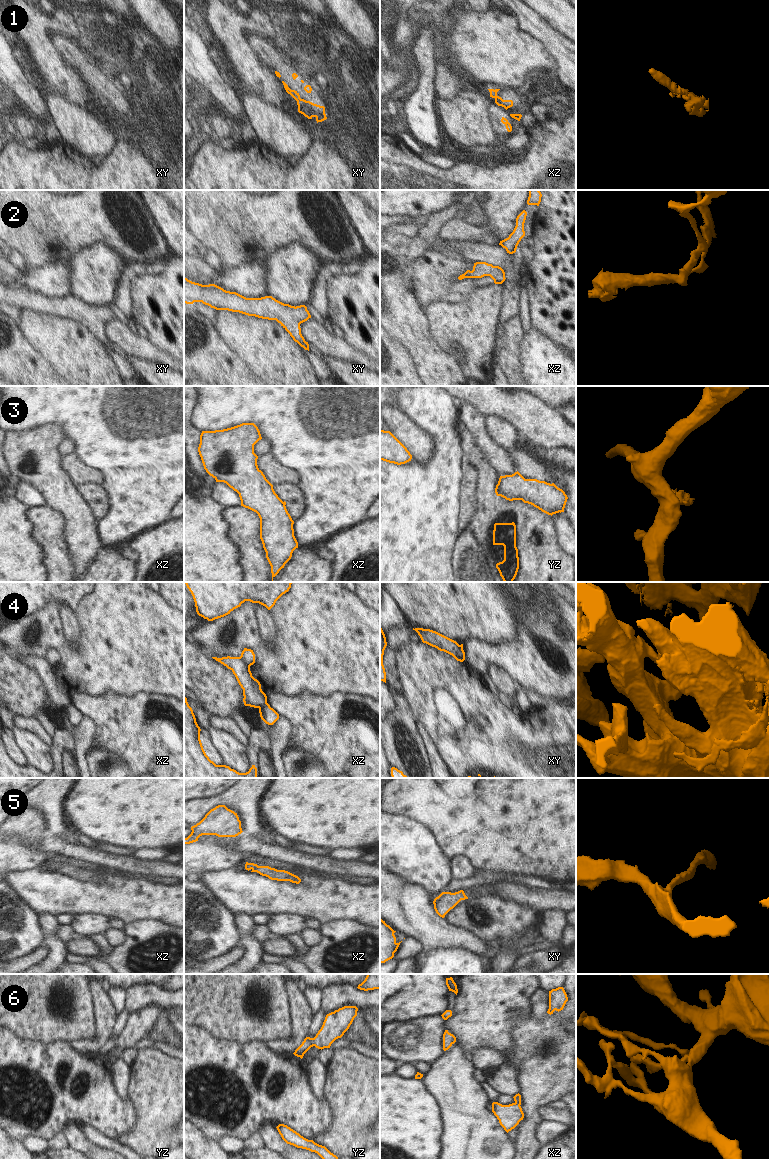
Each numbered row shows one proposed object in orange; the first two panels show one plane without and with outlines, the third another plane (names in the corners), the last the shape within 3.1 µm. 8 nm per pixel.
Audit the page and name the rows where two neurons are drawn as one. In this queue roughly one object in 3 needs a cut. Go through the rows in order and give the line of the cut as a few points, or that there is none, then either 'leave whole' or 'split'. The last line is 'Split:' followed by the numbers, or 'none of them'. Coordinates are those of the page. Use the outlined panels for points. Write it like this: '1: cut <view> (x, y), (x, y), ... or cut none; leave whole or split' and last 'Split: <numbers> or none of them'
1: cut none; leave whole
2: cut none; leave whole
3: cut yz (497, 484), (497, 488), (504, 495), (515, 499); split
4: cut xz (266, 702), (259, 708); split
5: cut none; leave whole
6: cut none; leave whole
Split: 3, 4

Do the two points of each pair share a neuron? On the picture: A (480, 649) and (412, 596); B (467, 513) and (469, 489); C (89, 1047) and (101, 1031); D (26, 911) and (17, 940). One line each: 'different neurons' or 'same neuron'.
A: different neurons
B: same neuron
C: same neuron
D: same neuron

